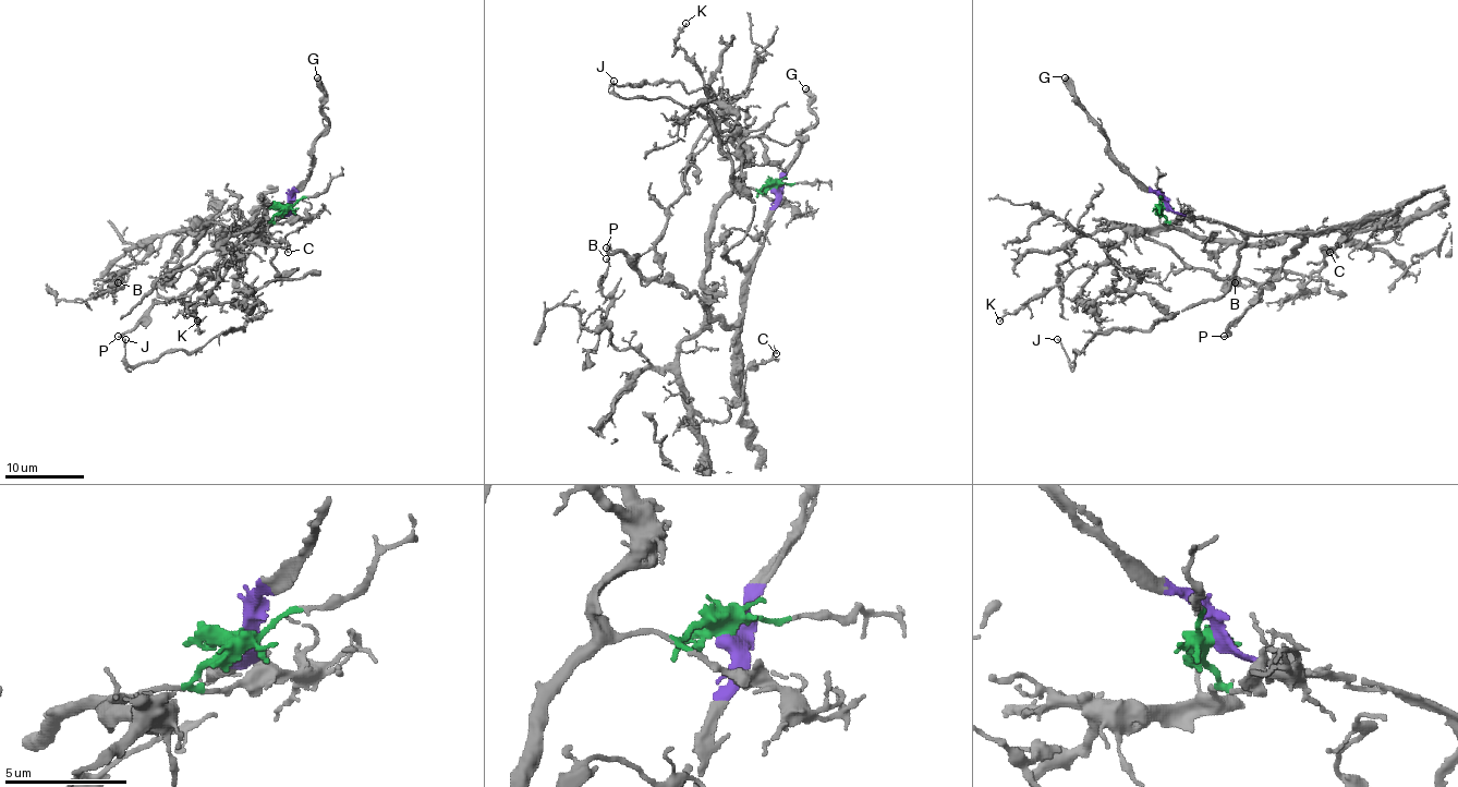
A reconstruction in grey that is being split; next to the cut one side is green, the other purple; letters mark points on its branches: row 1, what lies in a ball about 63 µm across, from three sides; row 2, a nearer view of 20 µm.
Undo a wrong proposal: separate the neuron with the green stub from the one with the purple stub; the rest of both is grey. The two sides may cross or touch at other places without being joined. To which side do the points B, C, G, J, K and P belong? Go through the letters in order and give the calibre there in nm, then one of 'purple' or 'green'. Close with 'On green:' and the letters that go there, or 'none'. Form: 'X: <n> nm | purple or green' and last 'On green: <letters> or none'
B: 150 nm | green
C: 160 nm | green
G: 500 nm | purple
J: 120 nm | purple
K: 110 nm | green
P: 200 nm | purple
On green: B, C, K

